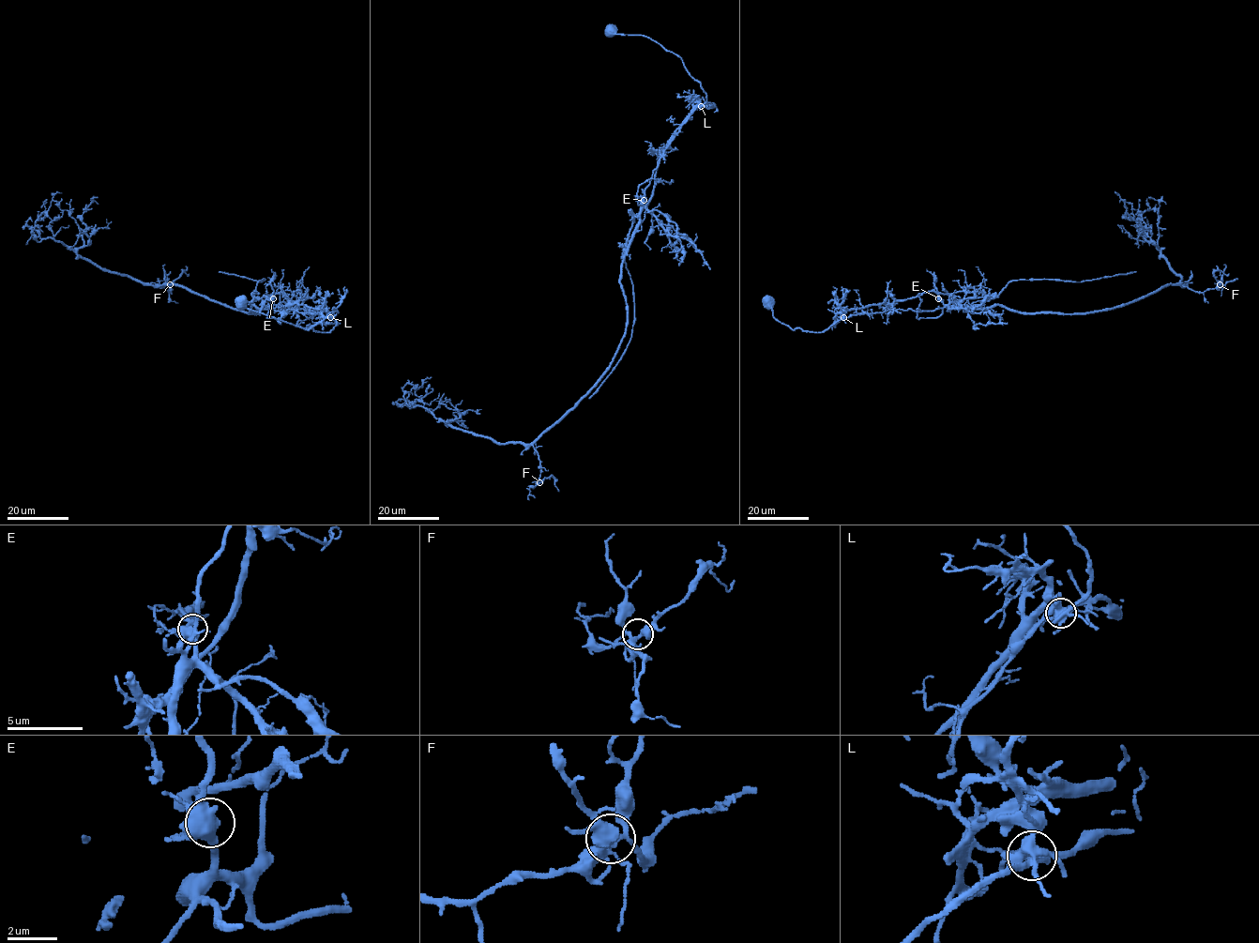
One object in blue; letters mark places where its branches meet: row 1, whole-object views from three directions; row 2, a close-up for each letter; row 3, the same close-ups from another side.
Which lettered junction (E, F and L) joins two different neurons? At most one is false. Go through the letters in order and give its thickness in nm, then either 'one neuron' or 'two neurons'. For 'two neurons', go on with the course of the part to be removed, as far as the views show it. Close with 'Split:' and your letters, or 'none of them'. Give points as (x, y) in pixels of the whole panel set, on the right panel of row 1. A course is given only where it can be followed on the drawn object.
E: 480 nm thick; one neuron
F: 420 nm thick; one neuron
L: 460 nm thick; two neurons; foreign part runs (843, 317), (843, 311), (923, 293), (948, 294), (956, 300), (994, 298), (1012, 281), (1090, 281), (1136, 271)
Split: L

